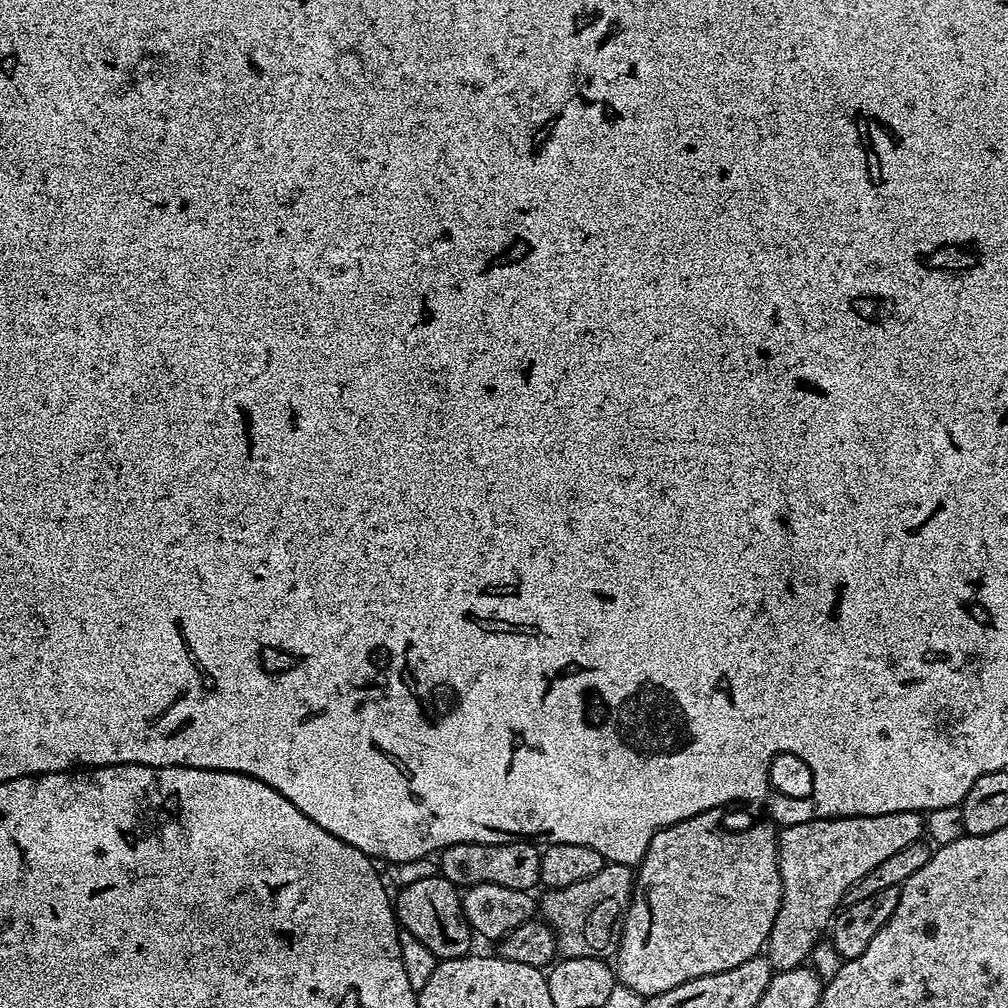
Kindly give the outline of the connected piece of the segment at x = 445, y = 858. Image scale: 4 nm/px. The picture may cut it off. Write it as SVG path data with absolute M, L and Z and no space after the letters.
M507 840L505 844L462 842L451 844L439 853L438 872L461 890L473 888L475 884L493 884L526 892L540 884L540 854L541 849L526 840Z

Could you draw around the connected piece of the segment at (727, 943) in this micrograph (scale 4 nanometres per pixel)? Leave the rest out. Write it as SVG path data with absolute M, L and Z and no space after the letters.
M711 808L702 814L694 814L694 818L686 818L682 822L674 822L674 826L666 826L650 838L650 846L634 872L632 900L624 913L620 943L614 957L614 971L623 987L634 990L642 997L666 994L666 990L674 990L674 986L682 986L682 982L690 982L694 978L702 978L706 974L722 974L726 970L734 970L734 966L742 966L750 958L761 955L765 951L768 935L780 912L782 894L782 878L780 877L780 849L778 847L778 828L775 823L752 824L741 832L723 832L720 829L721 809Z

